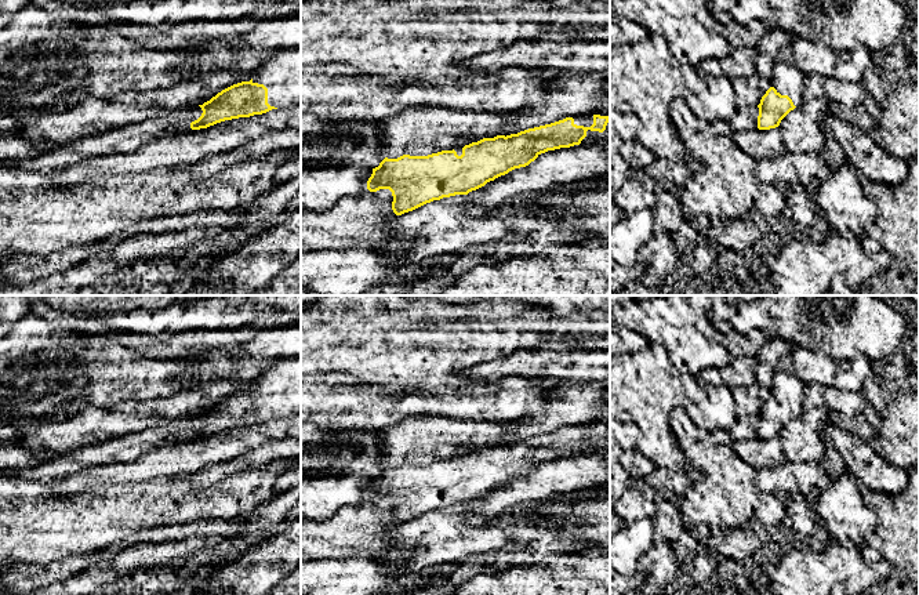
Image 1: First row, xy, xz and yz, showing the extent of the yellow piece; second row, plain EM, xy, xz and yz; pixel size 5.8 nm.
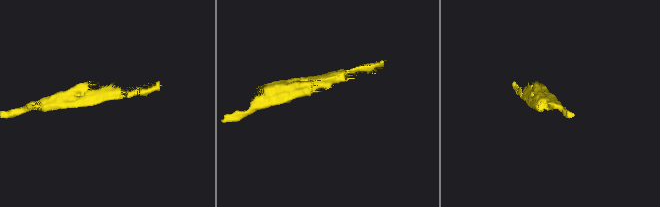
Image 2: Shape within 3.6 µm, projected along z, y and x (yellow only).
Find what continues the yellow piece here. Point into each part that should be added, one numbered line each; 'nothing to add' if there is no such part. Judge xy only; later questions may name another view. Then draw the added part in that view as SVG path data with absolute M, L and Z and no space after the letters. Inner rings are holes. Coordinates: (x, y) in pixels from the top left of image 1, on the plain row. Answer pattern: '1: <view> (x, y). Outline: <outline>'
1: xy (280, 383). Outline: M301 358L279 359L259 370L253 380L253 392L268 398L268 413L288 418L301 414Z

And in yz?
1: yz (787, 388). Outline: M777 370L770 391L777 402L788 404L795 416L800 416L803 413L804 387L806 384L803 384L795 374Z

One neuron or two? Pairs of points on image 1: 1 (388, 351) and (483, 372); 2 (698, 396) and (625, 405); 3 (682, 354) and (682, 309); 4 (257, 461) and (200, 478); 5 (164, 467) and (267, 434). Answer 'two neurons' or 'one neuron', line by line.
1: two neurons
2: one neuron
3: one neuron
4: one neuron
5: one neuron

